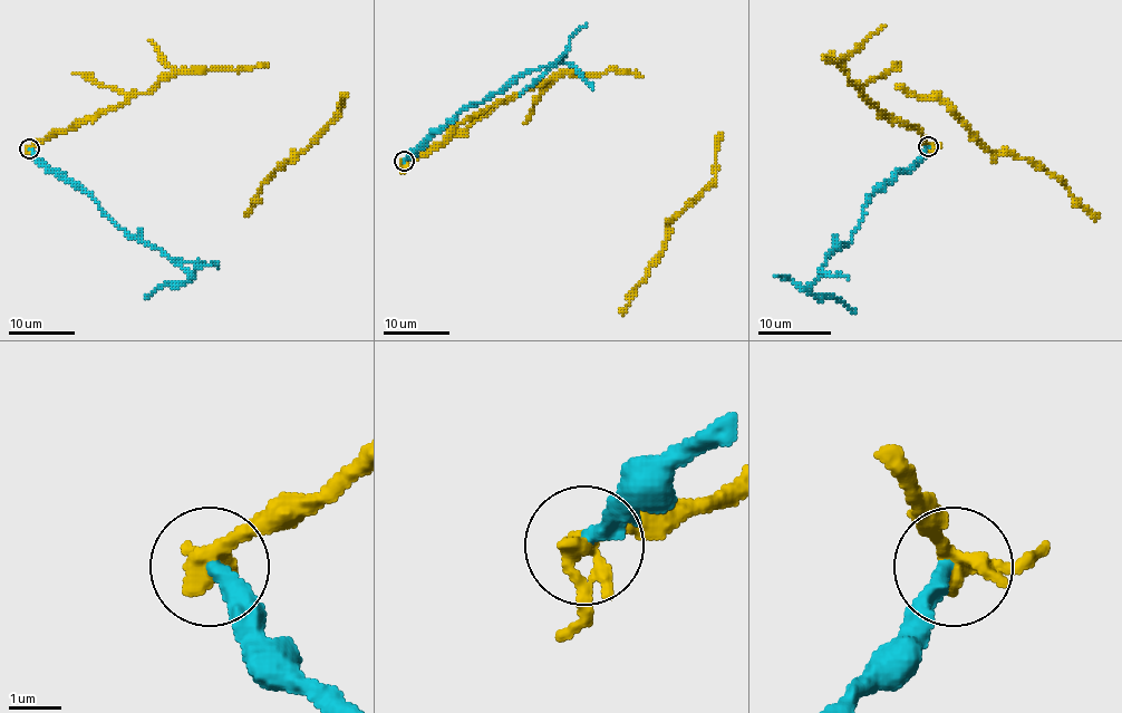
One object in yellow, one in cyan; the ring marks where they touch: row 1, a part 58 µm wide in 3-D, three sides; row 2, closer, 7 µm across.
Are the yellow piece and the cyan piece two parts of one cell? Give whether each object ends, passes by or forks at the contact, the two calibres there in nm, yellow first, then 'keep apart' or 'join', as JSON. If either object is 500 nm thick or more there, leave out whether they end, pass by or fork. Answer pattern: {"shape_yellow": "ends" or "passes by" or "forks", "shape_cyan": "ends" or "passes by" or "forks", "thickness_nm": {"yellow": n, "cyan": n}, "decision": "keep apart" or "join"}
{"shape_yellow": "forks", "shape_cyan": "ends", "thickness_nm": {"yellow": 300, "cyan": 320}, "decision": "keep apart"}

